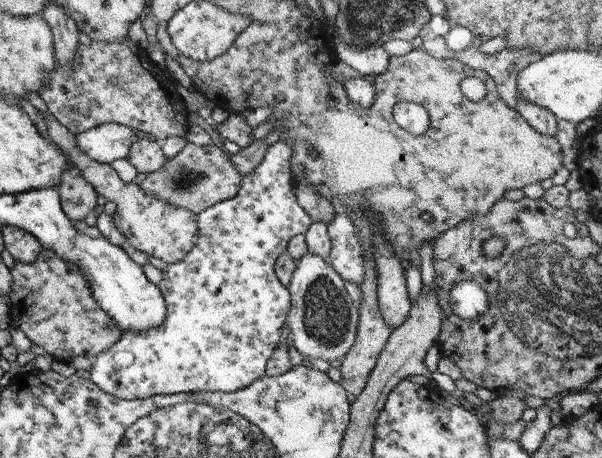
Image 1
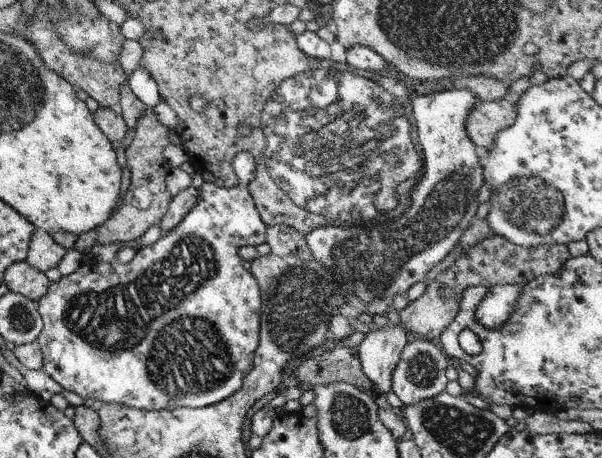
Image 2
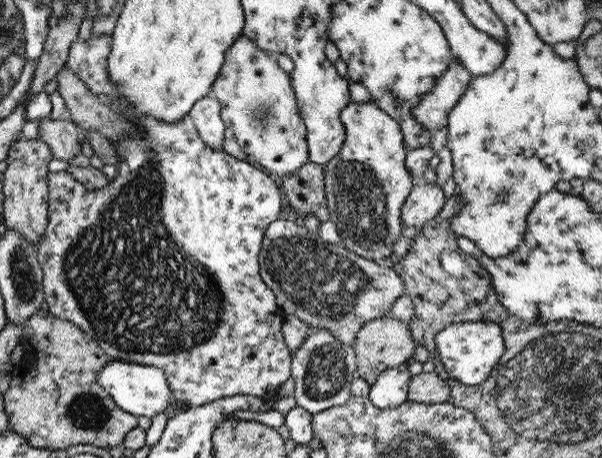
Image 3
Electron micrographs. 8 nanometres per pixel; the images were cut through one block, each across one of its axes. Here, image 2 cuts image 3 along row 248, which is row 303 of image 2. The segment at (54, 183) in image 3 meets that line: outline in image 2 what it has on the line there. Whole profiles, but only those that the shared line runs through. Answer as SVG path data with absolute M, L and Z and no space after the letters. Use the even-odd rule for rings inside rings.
M205 181L198 189L198 200L195 206L185 214L185 217L169 232L150 246L143 246L134 252L129 263L119 264L116 260L109 266L105 262L93 259L89 264L81 264L73 274L63 276L57 282L49 283L45 296L38 300L36 310L42 321L42 330L36 342L42 353L42 370L63 391L72 392L83 402L88 398L106 404L119 404L138 410L170 410L171 408L202 408L216 404L236 392L252 368L254 351L258 346L259 330L261 328L261 298L257 282L250 272L243 269L242 259L237 250L240 247L255 247L265 243L266 226L261 222L259 214L247 192L245 184L232 188L217 187Z

